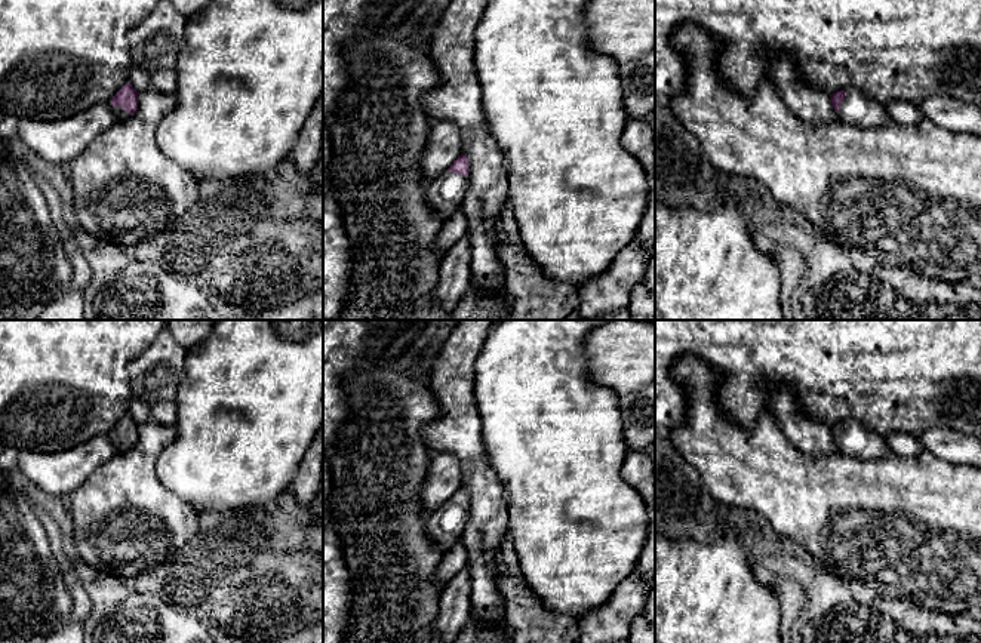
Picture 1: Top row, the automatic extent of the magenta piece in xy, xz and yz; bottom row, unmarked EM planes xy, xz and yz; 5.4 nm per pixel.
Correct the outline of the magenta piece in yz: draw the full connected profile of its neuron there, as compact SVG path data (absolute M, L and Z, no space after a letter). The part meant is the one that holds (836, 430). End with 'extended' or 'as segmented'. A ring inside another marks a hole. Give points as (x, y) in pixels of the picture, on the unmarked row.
M859 421L836 424L830 427L830 431L842 455L859 456L861 459L880 459L892 455L885 439L867 430Z | extended

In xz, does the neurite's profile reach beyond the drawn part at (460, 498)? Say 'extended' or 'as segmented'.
extended

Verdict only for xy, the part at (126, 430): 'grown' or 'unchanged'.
grown

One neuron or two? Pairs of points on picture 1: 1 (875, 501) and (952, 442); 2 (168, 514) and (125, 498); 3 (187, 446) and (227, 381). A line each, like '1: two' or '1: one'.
1: two
2: one
3: one

